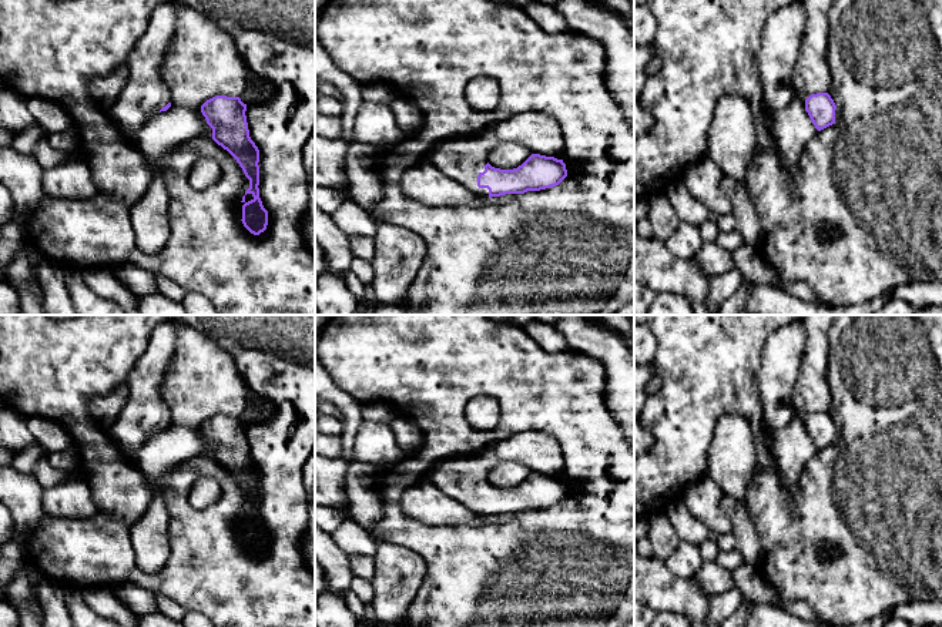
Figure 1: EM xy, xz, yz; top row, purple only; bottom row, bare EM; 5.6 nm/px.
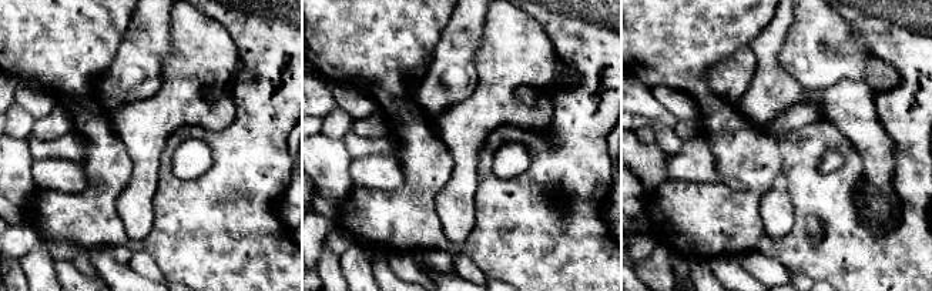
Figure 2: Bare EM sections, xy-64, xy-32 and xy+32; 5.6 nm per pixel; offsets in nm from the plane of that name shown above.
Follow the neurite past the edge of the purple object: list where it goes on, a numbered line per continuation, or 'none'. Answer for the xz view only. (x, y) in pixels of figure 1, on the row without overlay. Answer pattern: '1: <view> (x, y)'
1: xz (462, 478)

